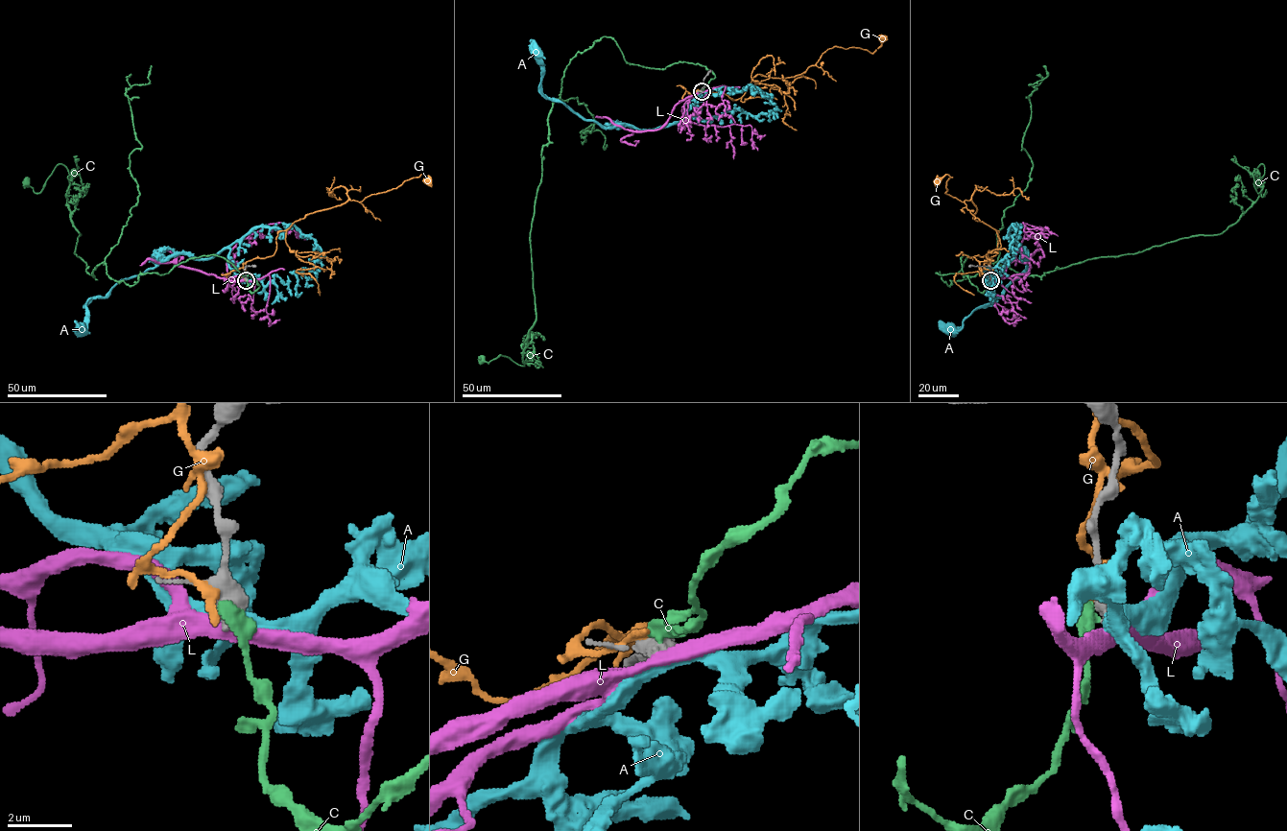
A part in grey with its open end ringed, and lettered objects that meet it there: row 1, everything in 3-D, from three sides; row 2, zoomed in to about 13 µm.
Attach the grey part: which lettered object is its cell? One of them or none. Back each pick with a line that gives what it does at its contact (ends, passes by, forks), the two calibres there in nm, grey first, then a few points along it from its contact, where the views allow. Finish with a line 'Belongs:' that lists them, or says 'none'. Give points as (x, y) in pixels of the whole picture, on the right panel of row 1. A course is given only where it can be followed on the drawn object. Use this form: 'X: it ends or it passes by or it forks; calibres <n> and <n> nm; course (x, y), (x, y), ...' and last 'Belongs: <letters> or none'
Belongs: none

